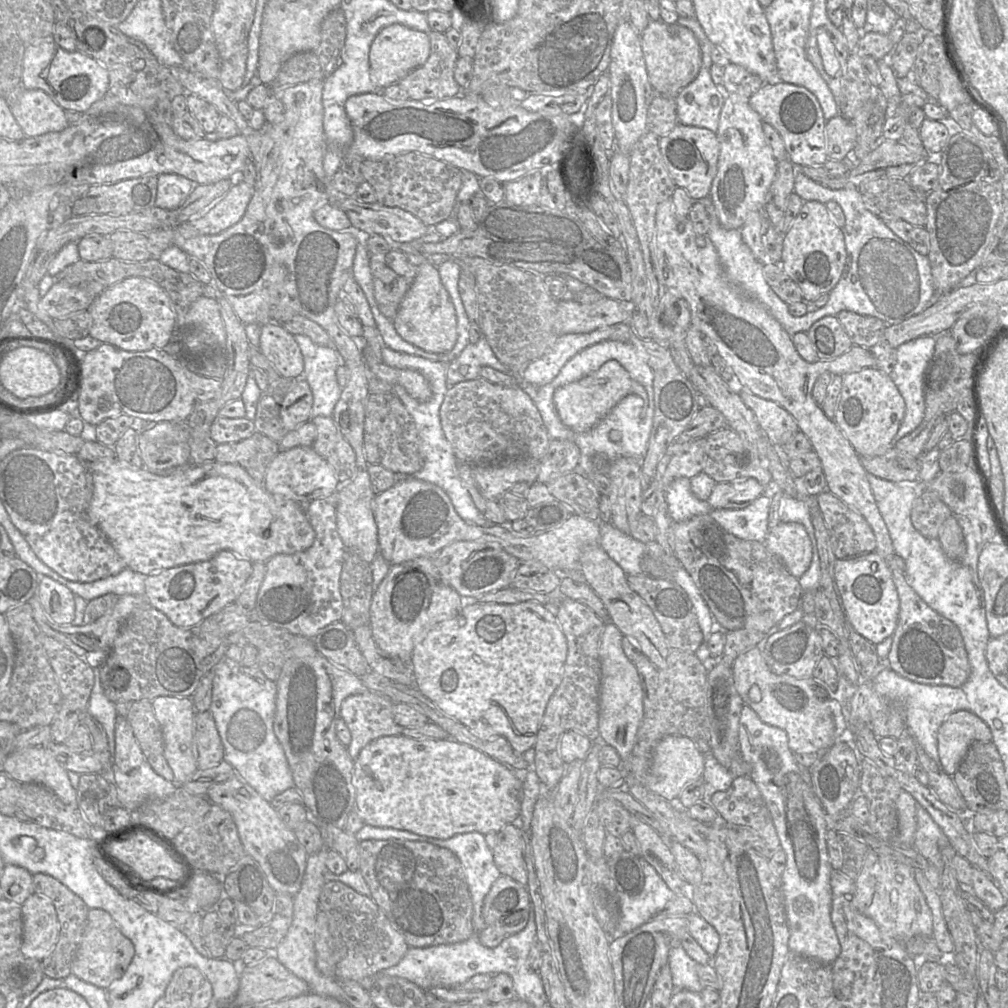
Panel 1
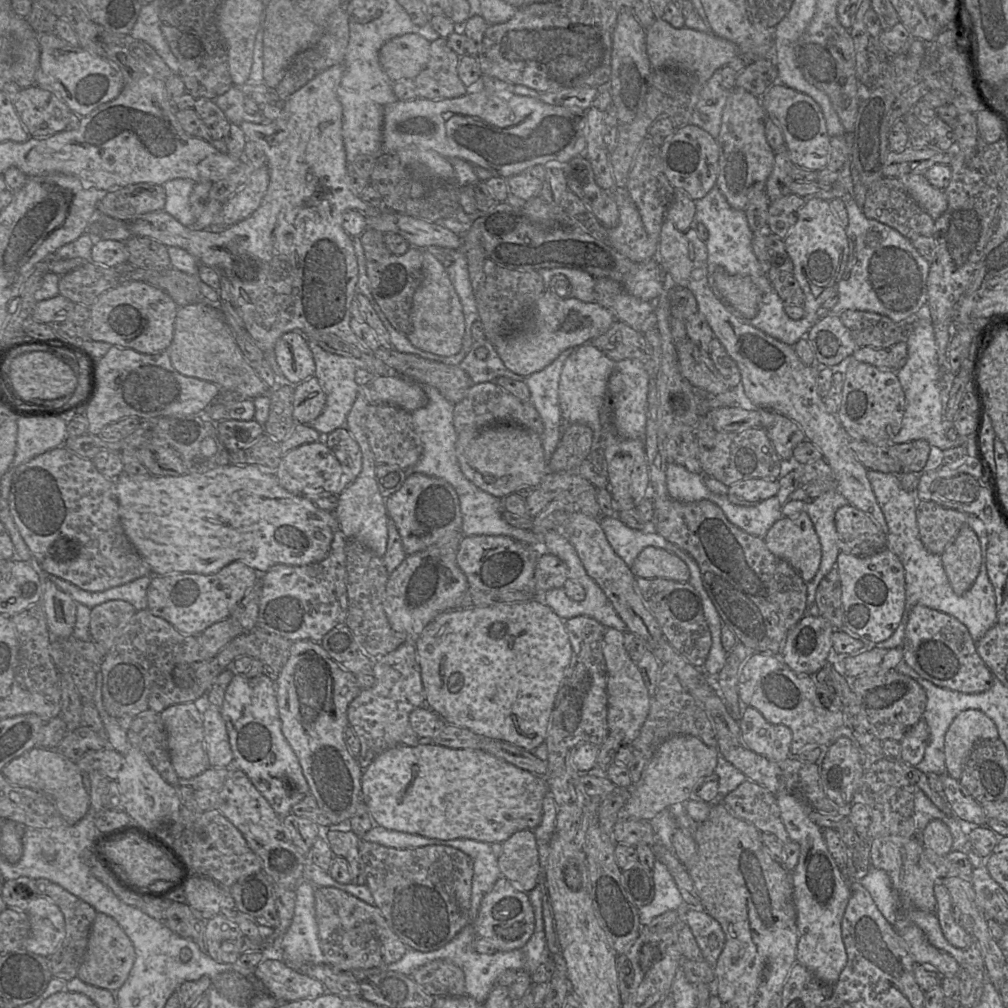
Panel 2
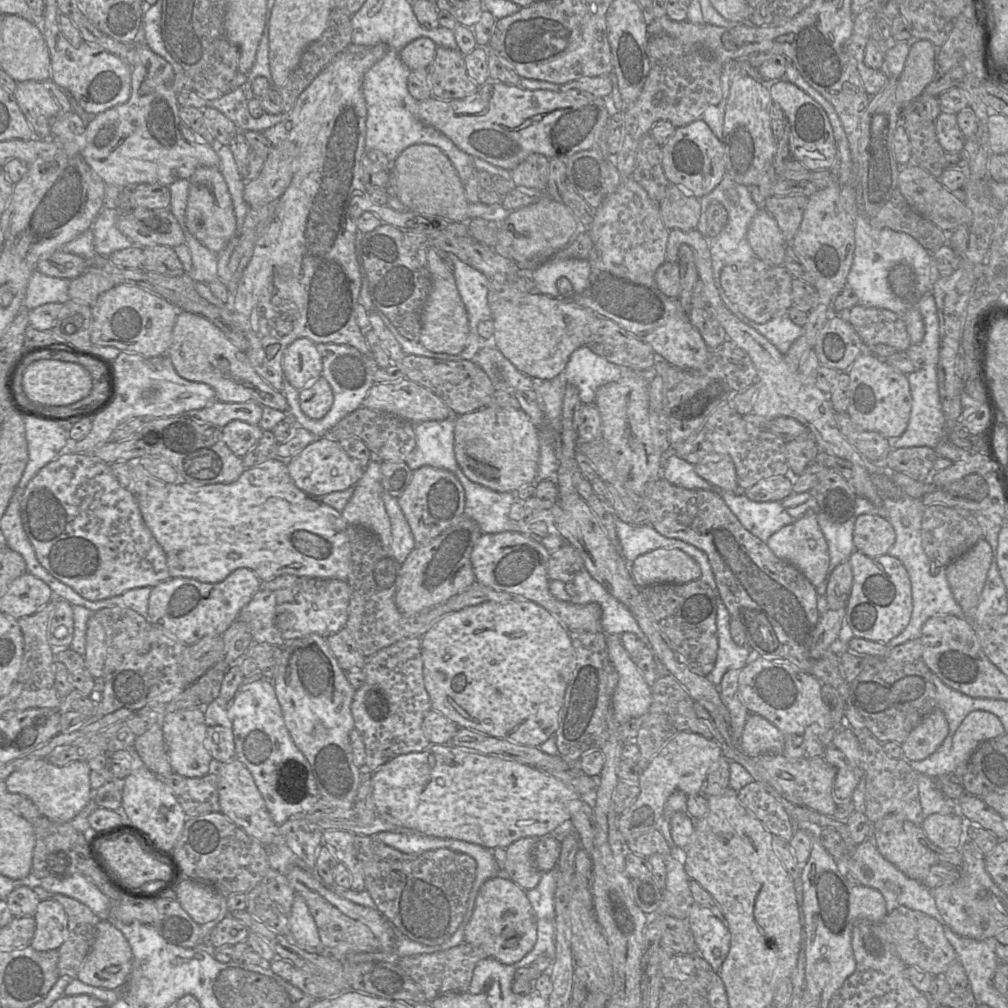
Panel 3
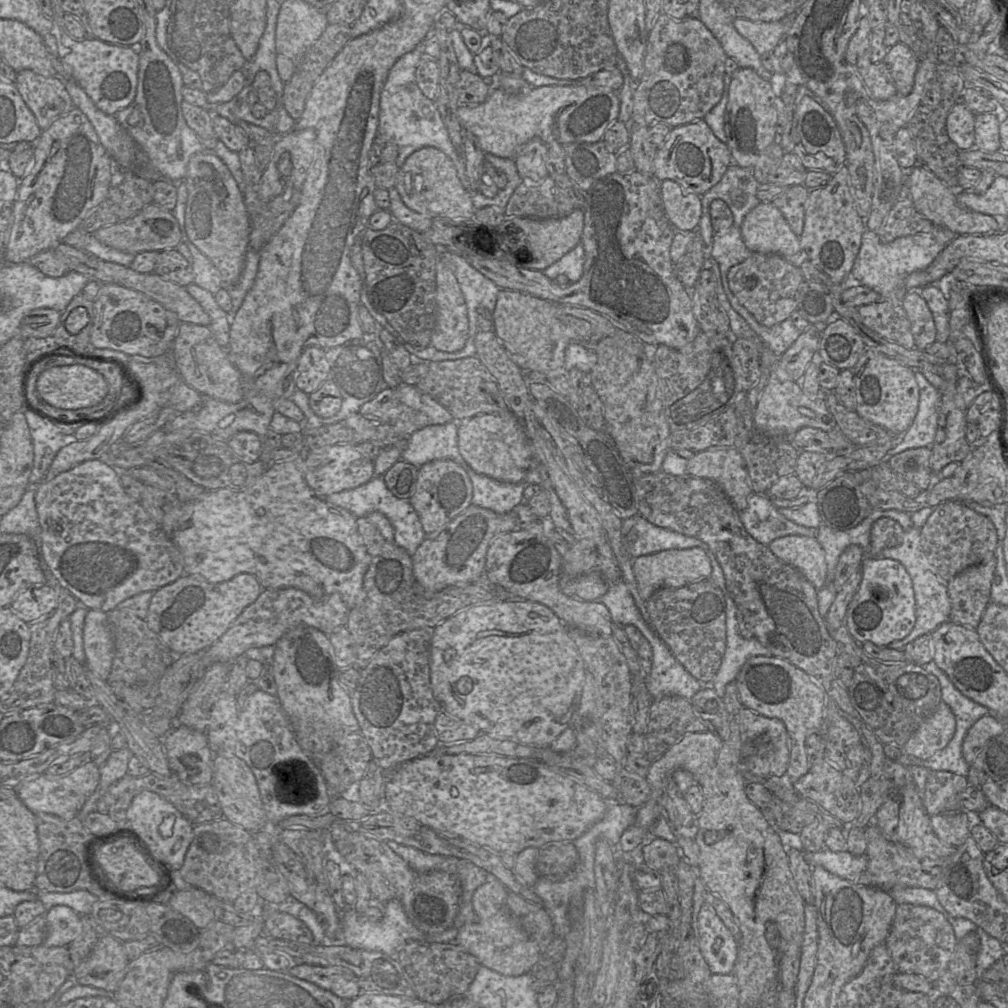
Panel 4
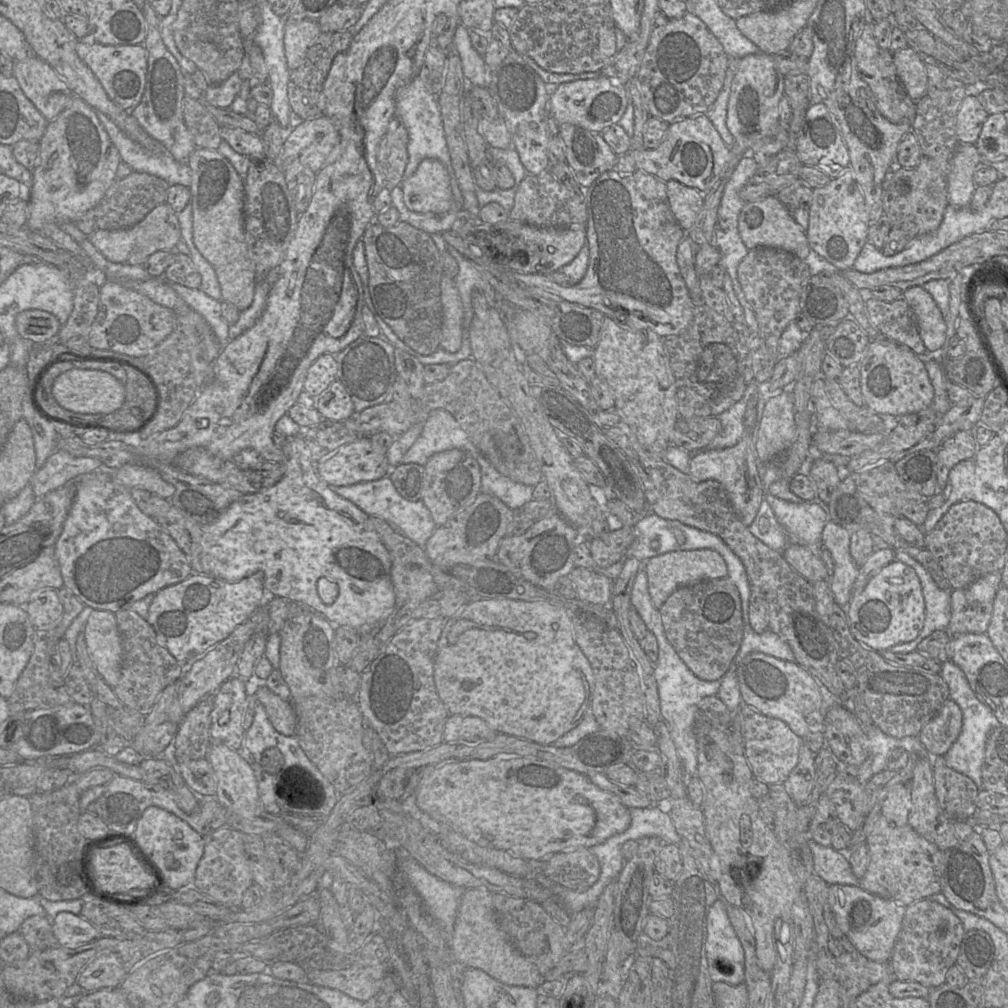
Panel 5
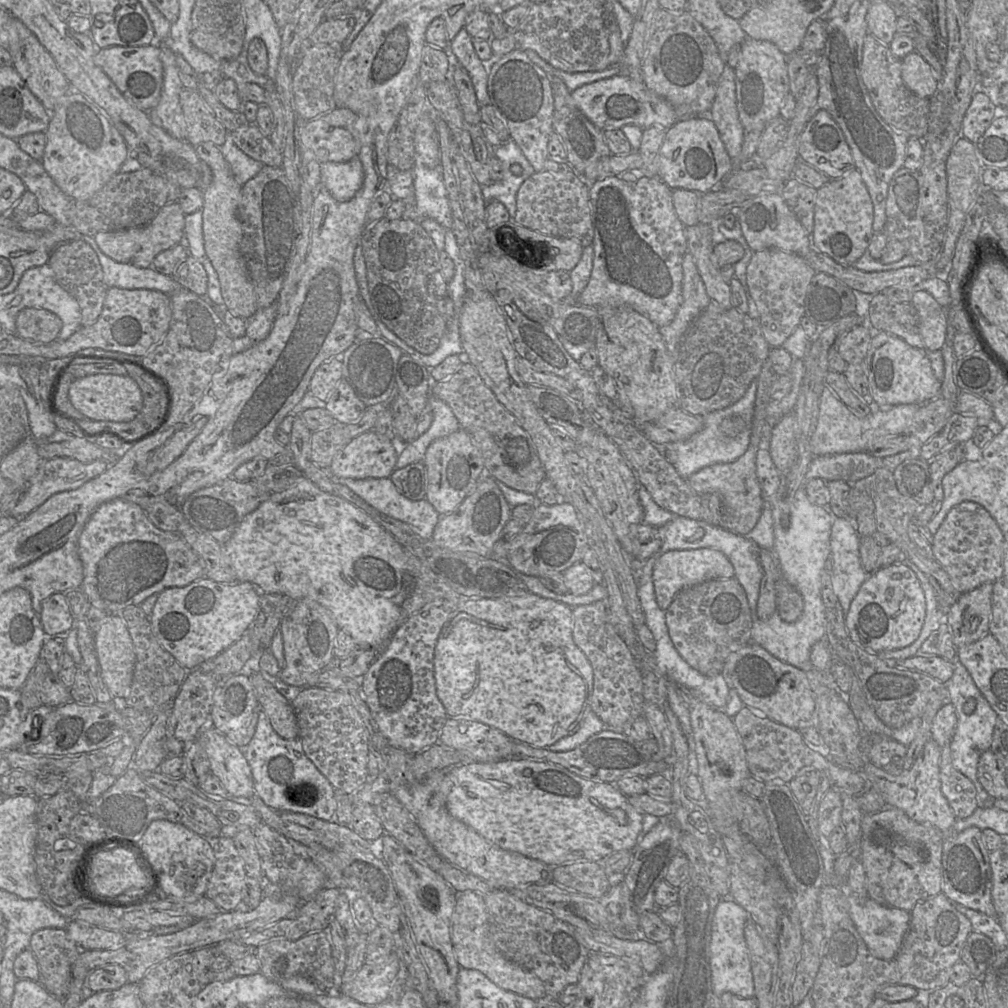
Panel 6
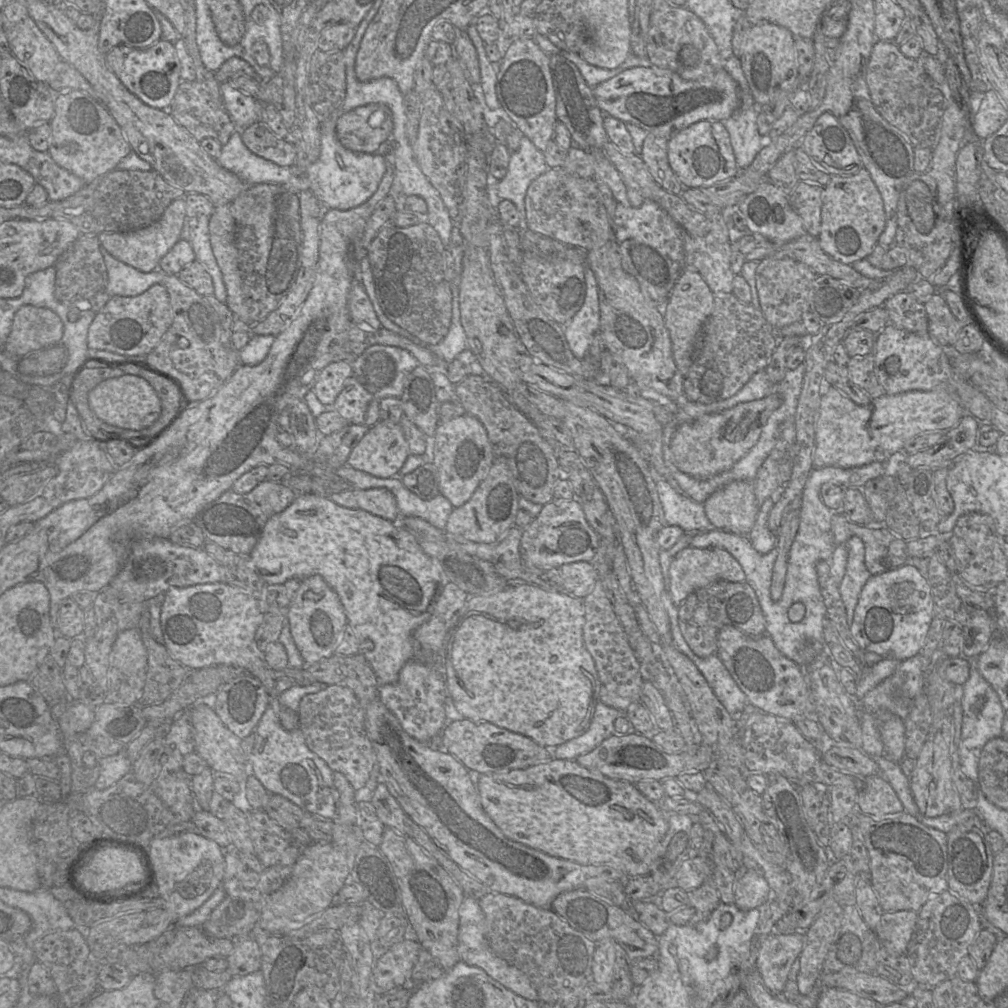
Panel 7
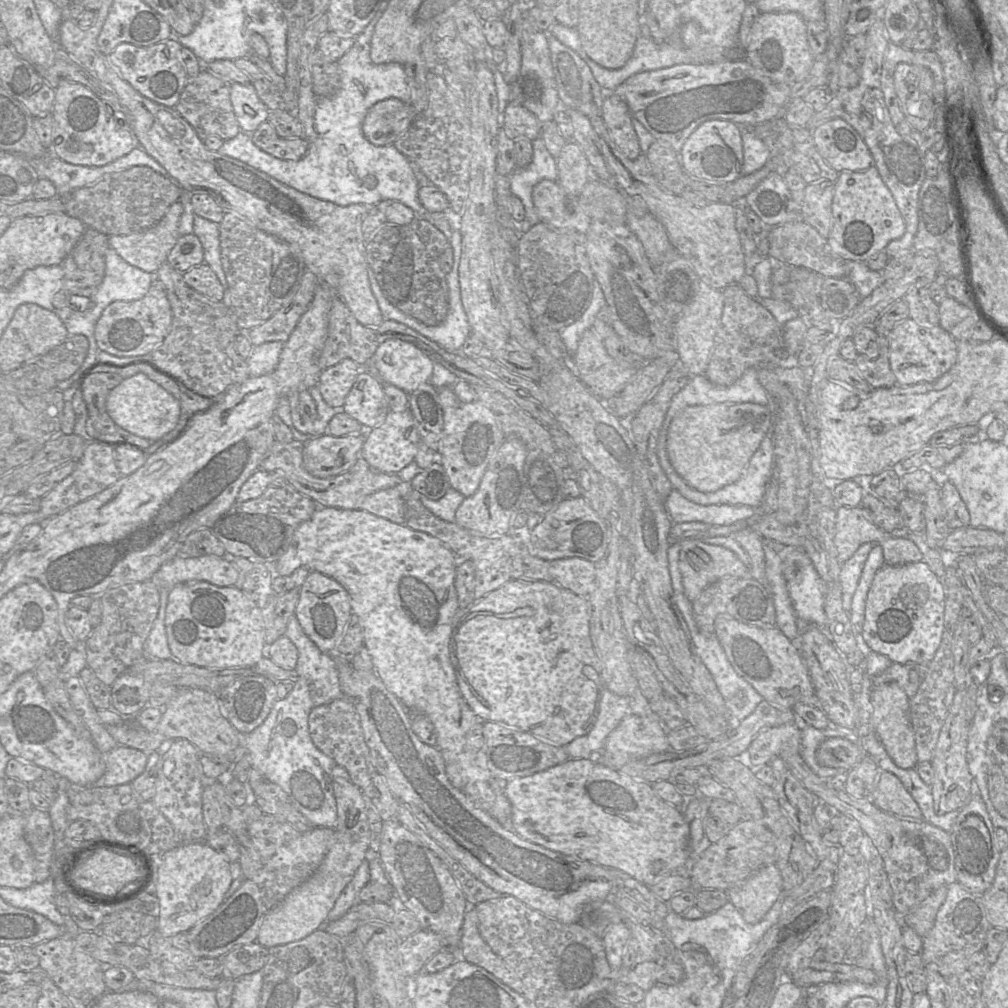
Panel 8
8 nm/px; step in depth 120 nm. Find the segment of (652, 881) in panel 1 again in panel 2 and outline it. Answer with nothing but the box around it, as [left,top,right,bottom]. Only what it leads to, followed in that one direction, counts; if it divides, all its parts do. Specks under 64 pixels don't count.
[638,861,684,927]

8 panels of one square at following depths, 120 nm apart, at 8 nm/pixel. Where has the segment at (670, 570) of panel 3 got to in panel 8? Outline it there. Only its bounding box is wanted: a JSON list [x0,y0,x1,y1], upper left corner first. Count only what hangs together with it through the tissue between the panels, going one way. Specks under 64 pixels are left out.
[678,538,750,601]

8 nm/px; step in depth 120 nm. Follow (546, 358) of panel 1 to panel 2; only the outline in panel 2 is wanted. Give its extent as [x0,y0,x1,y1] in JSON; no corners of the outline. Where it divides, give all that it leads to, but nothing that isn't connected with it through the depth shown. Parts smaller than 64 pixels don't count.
[525,348,575,463]

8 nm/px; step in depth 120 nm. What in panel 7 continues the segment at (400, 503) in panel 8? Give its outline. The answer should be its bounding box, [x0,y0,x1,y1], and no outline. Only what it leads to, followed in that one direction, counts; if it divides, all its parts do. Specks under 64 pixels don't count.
[329,488,400,522]

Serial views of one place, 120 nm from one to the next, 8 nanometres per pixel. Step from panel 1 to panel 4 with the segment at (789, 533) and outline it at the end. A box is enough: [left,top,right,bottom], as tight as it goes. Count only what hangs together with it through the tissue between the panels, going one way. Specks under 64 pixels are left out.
[768,536,826,590]

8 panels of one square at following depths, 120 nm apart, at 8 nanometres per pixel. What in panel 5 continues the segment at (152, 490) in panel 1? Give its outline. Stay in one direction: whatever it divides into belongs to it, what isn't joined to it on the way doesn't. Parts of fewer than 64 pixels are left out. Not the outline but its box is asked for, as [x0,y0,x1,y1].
[201,434,395,631]

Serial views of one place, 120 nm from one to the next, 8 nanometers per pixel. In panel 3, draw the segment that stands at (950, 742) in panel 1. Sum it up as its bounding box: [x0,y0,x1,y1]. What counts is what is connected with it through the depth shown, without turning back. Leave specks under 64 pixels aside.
[952,710,1004,780]

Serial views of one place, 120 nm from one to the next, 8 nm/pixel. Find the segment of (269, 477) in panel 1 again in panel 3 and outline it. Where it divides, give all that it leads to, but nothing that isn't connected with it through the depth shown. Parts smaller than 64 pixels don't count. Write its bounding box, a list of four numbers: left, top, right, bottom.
[286,437,365,498]

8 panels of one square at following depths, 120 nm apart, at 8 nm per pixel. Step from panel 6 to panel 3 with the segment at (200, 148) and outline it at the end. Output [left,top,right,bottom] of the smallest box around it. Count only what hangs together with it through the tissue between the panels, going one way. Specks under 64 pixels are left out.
[185,166,236,254]

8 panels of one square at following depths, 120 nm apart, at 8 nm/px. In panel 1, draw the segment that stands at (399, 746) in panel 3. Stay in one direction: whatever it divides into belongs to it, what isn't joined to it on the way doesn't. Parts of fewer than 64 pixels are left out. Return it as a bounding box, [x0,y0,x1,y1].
[340,691,403,761]

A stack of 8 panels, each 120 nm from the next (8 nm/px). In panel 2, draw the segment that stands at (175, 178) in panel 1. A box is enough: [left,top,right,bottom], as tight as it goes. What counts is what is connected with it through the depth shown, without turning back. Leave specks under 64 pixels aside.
[163,178,195,226]

